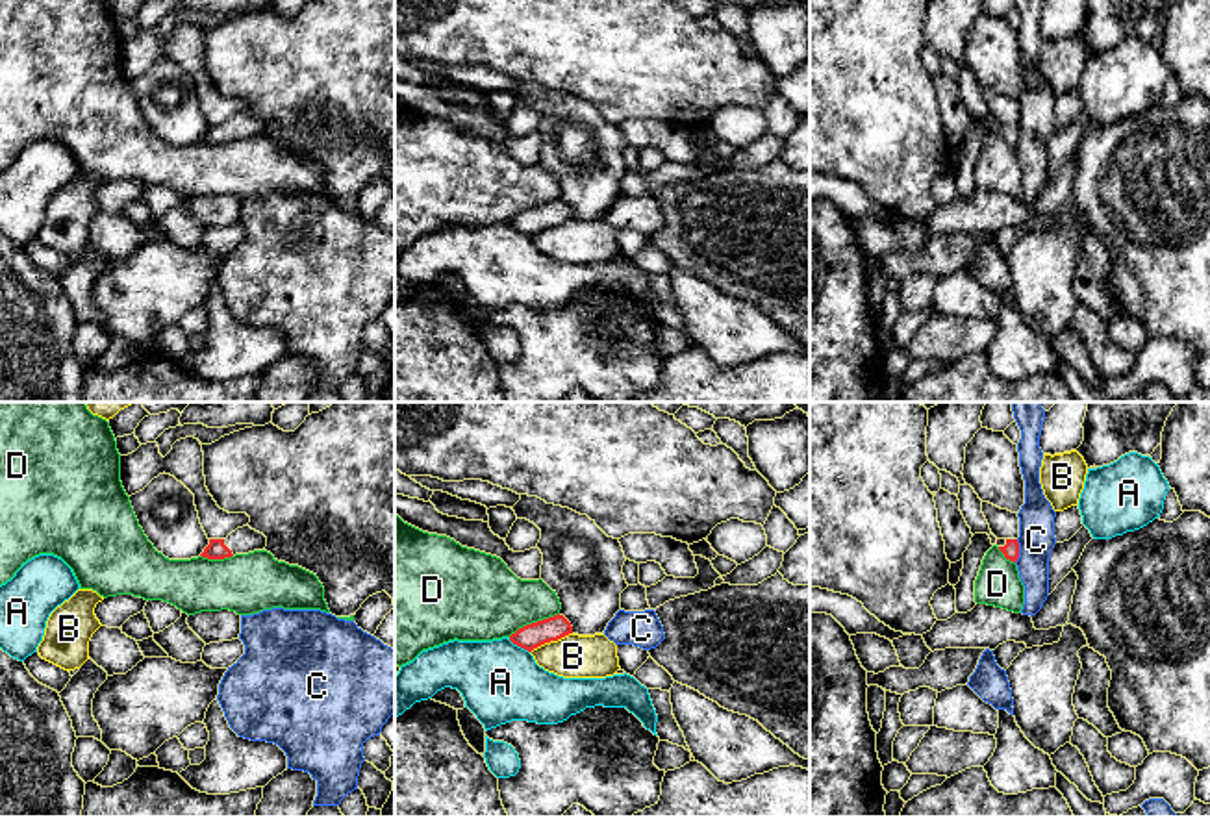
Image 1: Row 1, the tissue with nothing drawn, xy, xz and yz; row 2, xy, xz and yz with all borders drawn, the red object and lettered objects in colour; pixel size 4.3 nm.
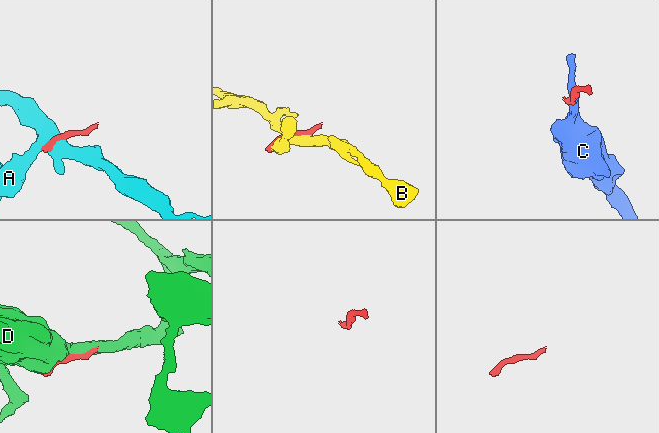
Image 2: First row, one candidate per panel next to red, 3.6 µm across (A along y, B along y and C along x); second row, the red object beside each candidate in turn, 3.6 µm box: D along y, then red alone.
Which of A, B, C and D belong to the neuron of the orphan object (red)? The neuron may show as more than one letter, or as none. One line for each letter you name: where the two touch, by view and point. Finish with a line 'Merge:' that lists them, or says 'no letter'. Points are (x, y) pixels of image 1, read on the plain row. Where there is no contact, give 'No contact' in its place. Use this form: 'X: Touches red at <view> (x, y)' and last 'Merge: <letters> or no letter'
Merge: no letter

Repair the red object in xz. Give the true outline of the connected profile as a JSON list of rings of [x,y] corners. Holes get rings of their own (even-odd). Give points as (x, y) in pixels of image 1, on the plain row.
[[[558,198],[554,202],[519,213],[515,219],[510,220],[510,226],[532,237],[534,233],[550,226],[558,226],[569,219],[573,219],[571,207]]]

